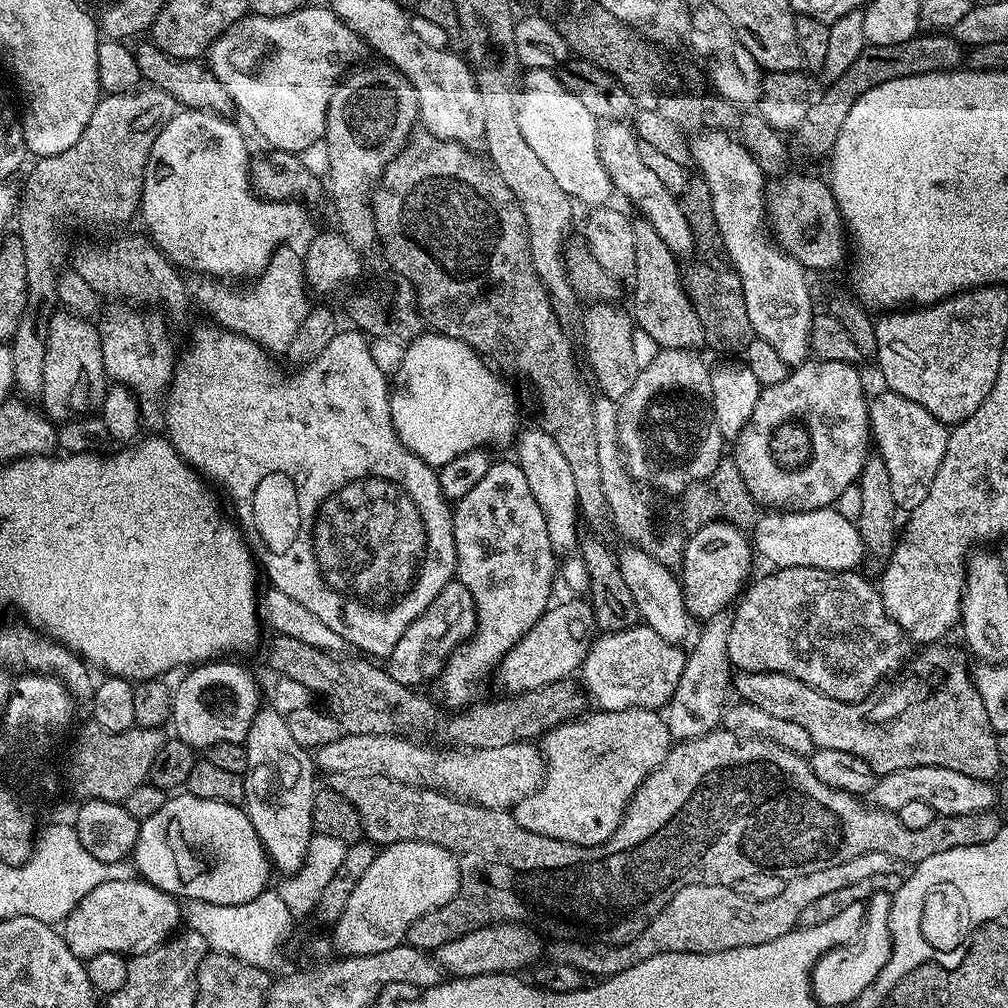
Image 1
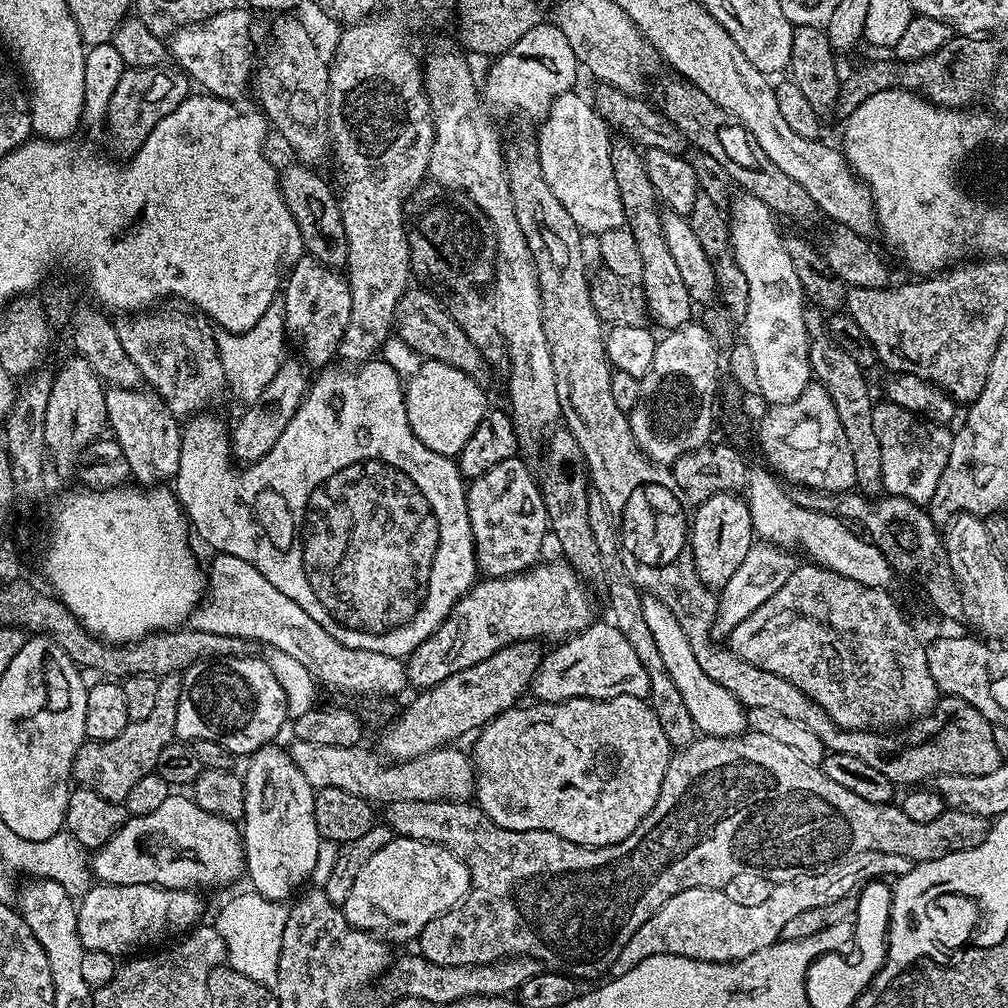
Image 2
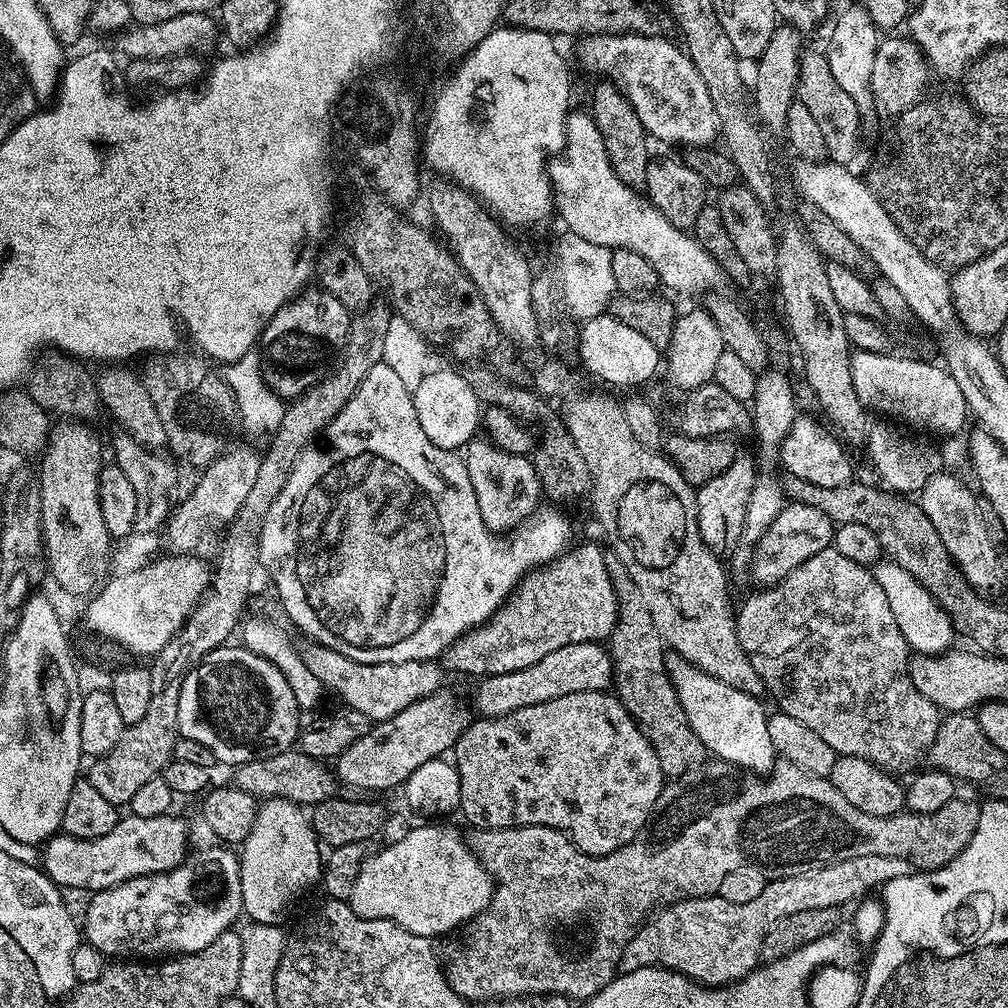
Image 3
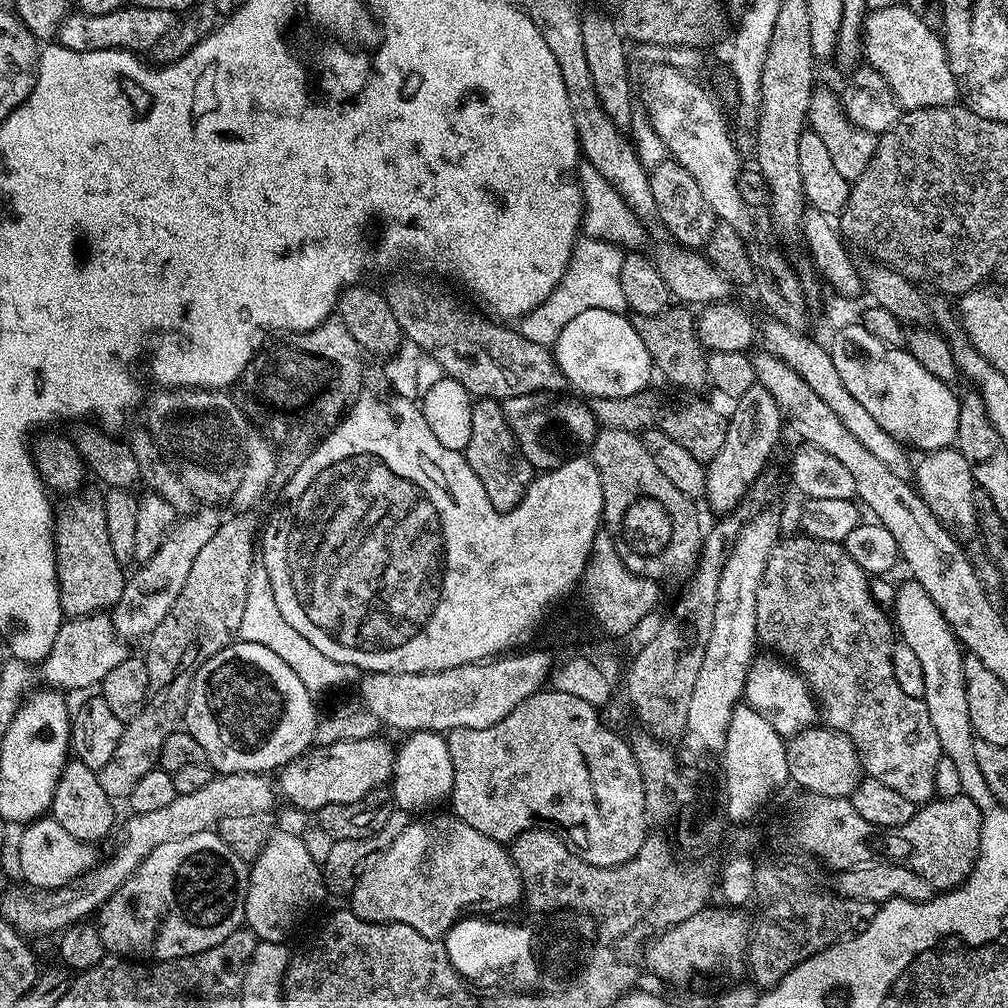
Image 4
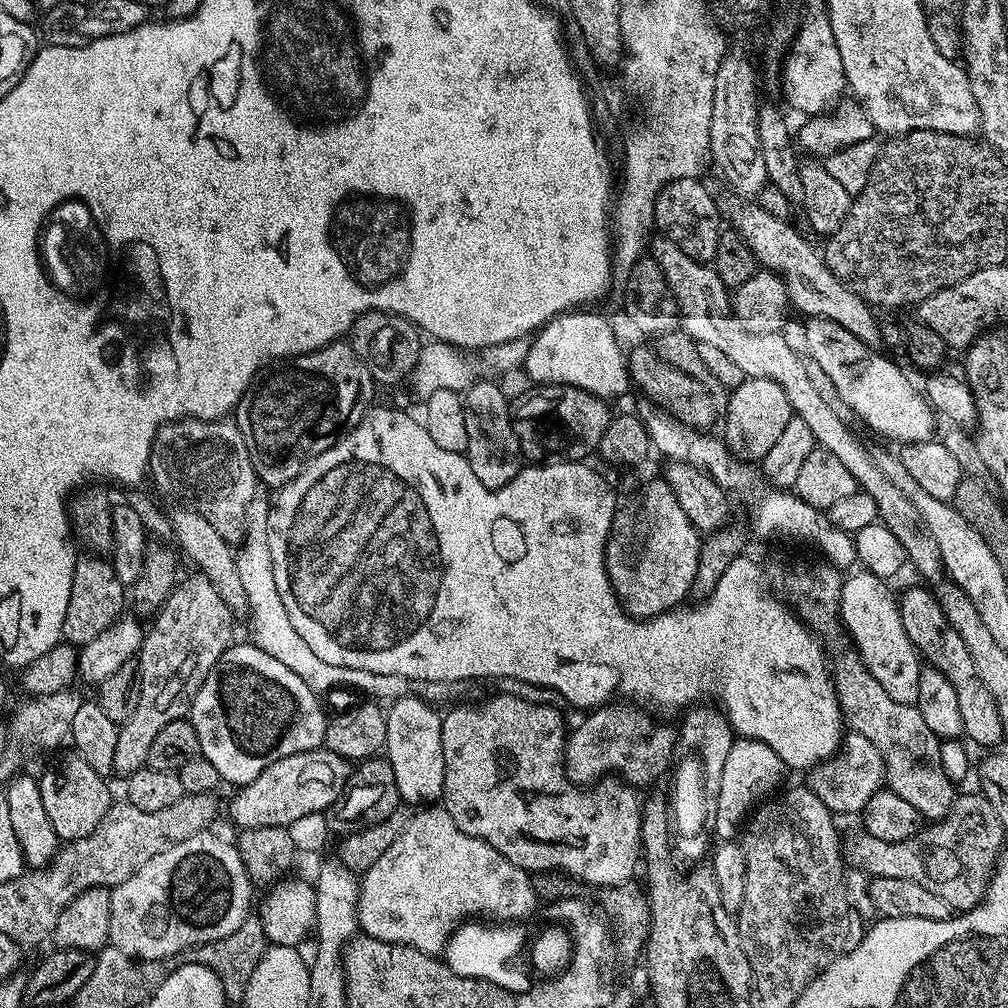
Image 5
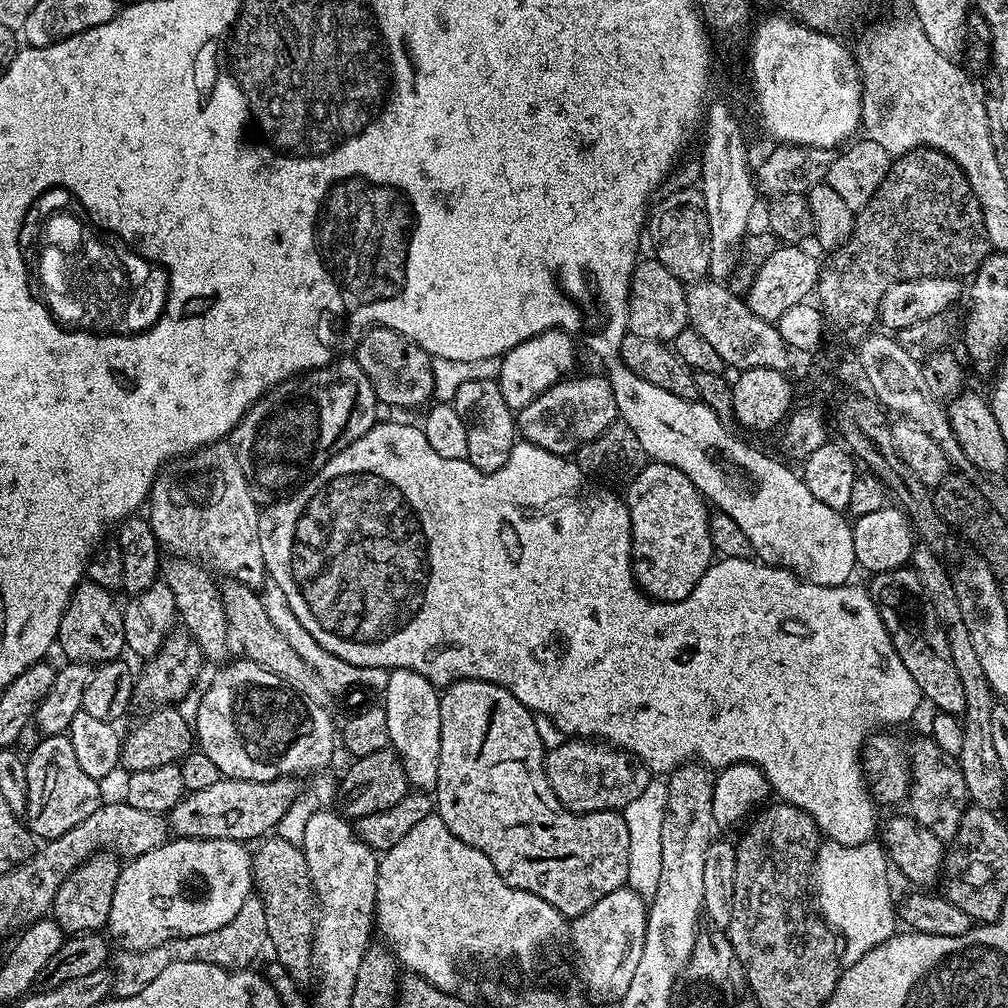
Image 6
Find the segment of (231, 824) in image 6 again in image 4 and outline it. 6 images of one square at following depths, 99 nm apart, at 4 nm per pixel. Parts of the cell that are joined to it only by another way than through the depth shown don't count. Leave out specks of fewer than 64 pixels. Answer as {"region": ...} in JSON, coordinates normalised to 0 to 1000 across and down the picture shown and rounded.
{"region":[[[376,729],[355,736],[331,736],[313,740],[277,763],[276,786],[294,802],[313,808],[325,798],[350,798],[390,773],[393,746]]]}

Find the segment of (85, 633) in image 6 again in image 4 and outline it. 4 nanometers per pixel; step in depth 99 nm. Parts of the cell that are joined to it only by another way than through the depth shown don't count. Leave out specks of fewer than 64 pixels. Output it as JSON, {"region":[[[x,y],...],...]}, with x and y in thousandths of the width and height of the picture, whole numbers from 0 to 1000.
{"region":[[[71,490],[54,508],[56,538],[56,576],[60,586],[60,605],[64,612],[78,613],[106,608],[121,592],[124,561],[113,554],[109,529],[105,527],[103,497],[96,492]]]}

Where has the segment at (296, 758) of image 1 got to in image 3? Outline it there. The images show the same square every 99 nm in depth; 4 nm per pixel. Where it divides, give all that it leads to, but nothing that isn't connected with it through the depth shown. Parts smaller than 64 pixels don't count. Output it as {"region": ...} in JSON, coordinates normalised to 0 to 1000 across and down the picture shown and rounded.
{"region":[[[266,792],[254,803],[252,819],[236,845],[238,870],[240,871],[241,908],[255,917],[278,917],[282,904],[301,887],[305,881],[314,880],[319,869],[319,856],[316,851],[316,833],[310,821],[309,813],[299,799],[290,794]]]}

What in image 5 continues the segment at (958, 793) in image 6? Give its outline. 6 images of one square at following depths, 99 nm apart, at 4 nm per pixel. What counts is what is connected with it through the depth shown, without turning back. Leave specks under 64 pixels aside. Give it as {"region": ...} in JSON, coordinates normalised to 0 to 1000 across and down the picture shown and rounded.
{"region":[[[842,645],[831,648],[829,656],[824,656],[823,670],[829,682],[836,717],[871,740],[871,748],[875,748],[877,753],[879,781],[899,792],[899,796],[903,796],[903,800],[907,800],[918,814],[935,813],[947,796],[950,782],[942,776],[942,772],[938,772],[938,764],[935,764],[934,731],[929,730],[919,716],[915,716],[915,708],[908,698],[896,698],[879,688],[871,673],[863,669],[852,647]]]}

